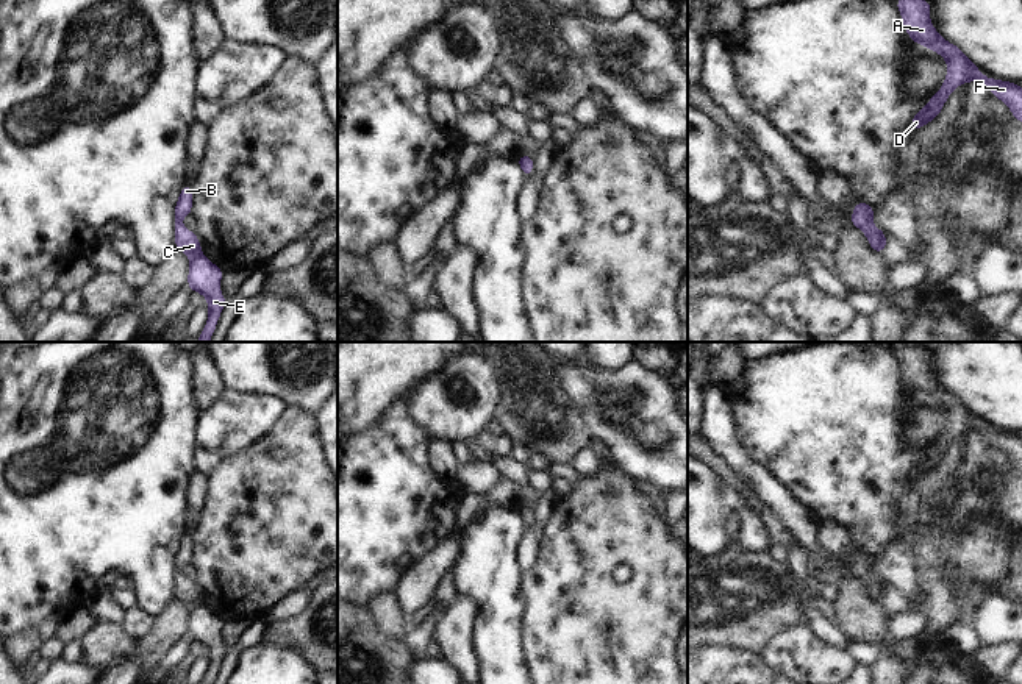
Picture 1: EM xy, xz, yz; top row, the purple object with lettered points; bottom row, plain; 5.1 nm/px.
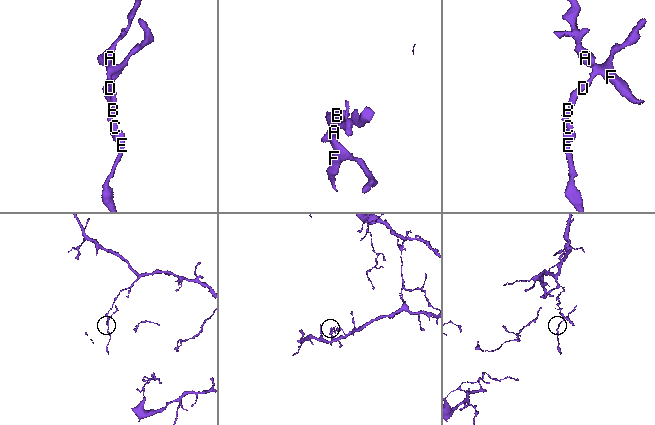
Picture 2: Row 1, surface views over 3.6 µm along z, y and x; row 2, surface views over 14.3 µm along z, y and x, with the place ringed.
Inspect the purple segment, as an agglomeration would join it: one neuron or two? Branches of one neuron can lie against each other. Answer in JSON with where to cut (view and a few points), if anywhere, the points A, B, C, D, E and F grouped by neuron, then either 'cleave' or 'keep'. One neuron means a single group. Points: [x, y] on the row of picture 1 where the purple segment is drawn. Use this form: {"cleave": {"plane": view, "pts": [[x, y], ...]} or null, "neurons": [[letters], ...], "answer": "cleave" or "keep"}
{"cleave": null, "neurons": [["A", "B", "C", "D", "E", "F"]], "answer": "keep"}

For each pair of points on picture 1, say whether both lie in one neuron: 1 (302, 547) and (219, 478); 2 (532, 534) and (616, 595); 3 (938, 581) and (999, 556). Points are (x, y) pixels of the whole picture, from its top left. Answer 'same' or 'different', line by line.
1: same
2: different
3: same

